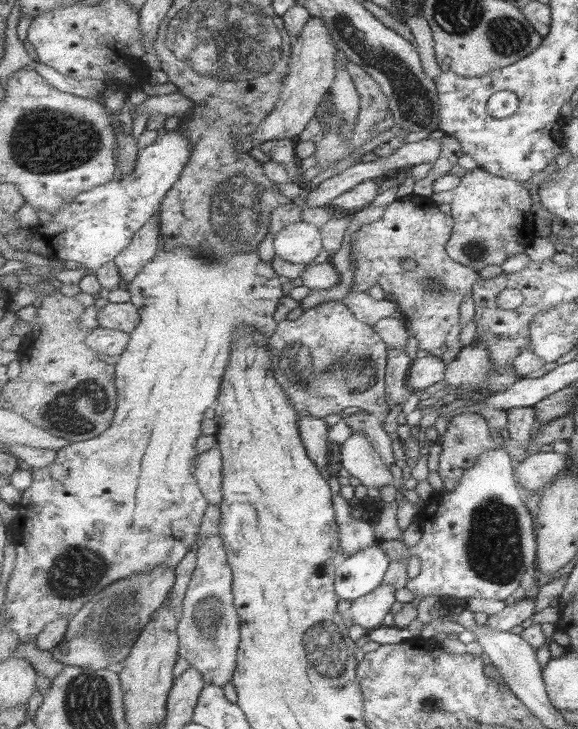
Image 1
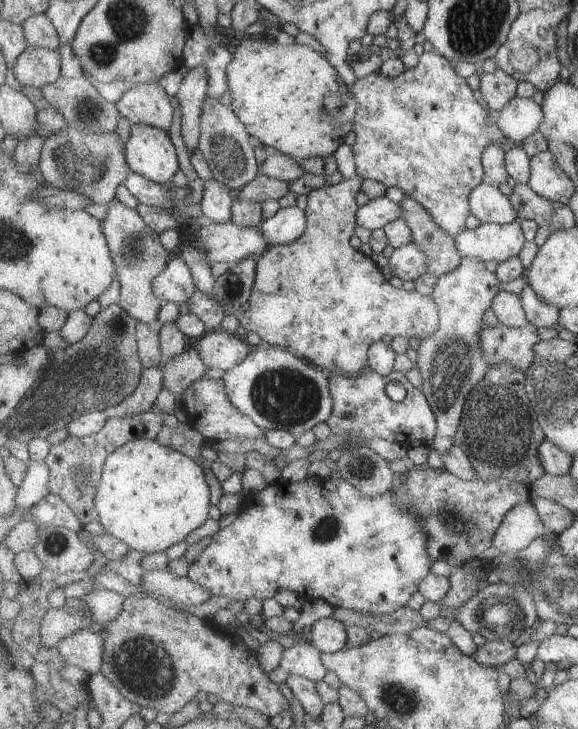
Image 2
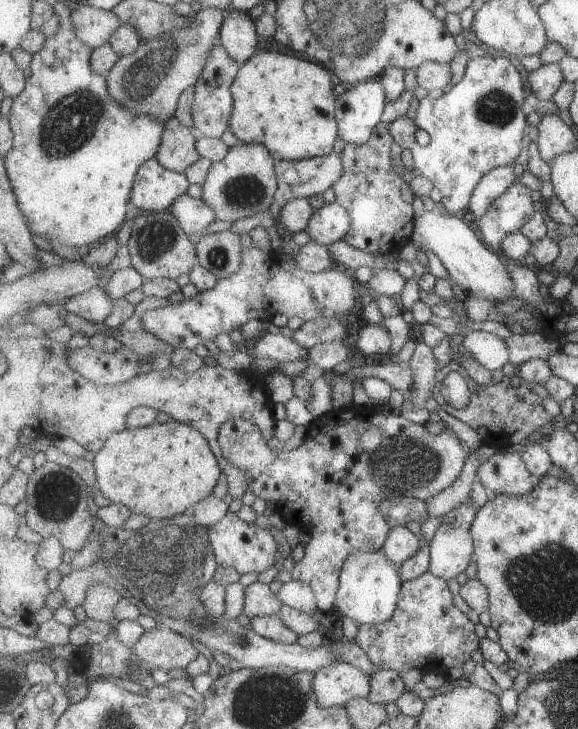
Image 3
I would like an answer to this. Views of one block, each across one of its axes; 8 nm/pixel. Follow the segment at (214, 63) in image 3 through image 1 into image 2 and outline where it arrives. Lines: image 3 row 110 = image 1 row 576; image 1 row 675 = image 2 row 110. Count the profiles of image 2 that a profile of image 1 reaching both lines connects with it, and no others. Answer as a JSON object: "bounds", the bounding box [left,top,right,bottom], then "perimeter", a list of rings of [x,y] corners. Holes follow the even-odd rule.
{"bounds":[199,97,260,190],"perimeter":[[[207,97],[201,114],[201,132],[199,148],[210,164],[212,176],[225,187],[239,190],[260,175],[260,166],[255,160],[254,139],[232,105],[223,105],[219,100]]]}

